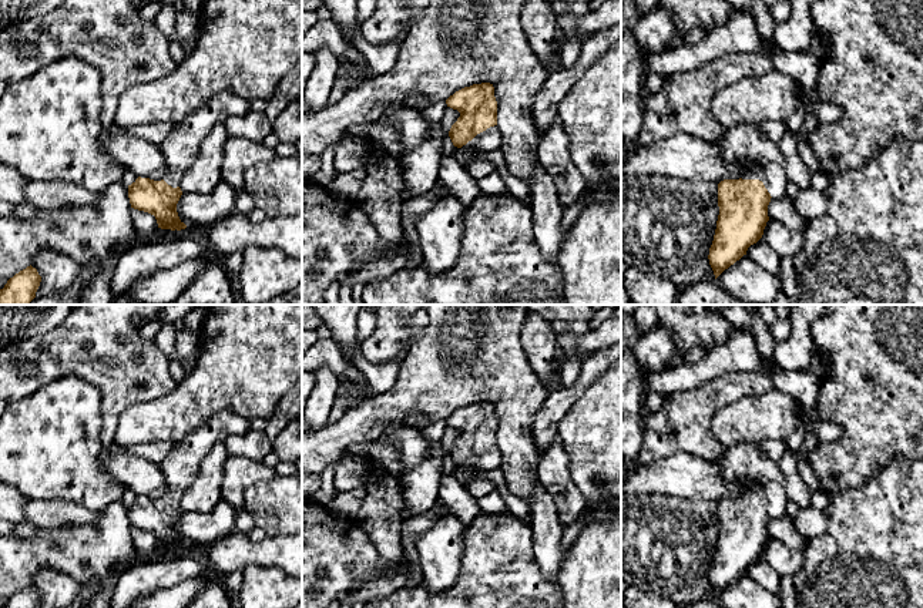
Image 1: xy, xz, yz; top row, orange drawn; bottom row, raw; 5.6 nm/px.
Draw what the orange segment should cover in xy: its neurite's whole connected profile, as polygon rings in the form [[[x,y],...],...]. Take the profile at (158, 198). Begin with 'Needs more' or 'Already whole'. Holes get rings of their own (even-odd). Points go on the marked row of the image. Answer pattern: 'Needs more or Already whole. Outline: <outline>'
Needs more. Outline: [[[218,93],[177,122],[160,145],[167,171],[161,181],[138,177],[128,185],[131,208],[155,216],[158,228],[181,231],[187,225],[179,219],[177,204],[182,195],[179,188],[187,168],[199,154],[201,142],[215,124],[229,117],[241,117],[251,110],[251,103],[234,93]]]

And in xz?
Needs more. Outline: [[[481,83],[464,87],[450,95],[446,104],[460,112],[449,131],[454,147],[462,148],[470,141],[479,152],[500,148],[501,135],[497,125],[497,101],[493,84]]]

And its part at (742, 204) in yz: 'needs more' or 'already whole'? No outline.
needs more

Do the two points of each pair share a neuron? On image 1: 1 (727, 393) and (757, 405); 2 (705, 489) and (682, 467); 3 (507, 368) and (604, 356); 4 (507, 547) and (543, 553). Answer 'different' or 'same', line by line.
1: different
2: same
3: different
4: different

